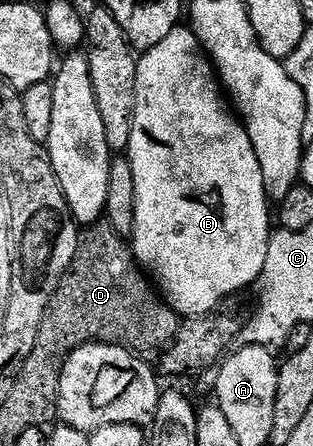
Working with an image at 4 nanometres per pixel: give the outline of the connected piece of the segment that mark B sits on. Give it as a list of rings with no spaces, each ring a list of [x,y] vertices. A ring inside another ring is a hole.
[[[175,27],[171,30],[171,34],[167,34],[167,38],[163,38],[163,42],[159,42],[159,46],[151,46],[140,53],[135,78],[135,110],[127,155],[131,162],[131,170],[135,170],[135,226],[131,237],[133,254],[138,264],[151,277],[152,283],[165,303],[177,313],[178,317],[205,316],[218,306],[224,305],[221,303],[228,296],[233,296],[244,288],[252,289],[267,262],[267,246],[271,235],[271,227],[269,228],[271,201],[265,194],[263,170],[259,170],[259,158],[255,158],[255,146],[251,146],[251,138],[223,91],[213,61],[205,55],[205,50],[197,41],[197,35],[193,33],[192,27]]]

